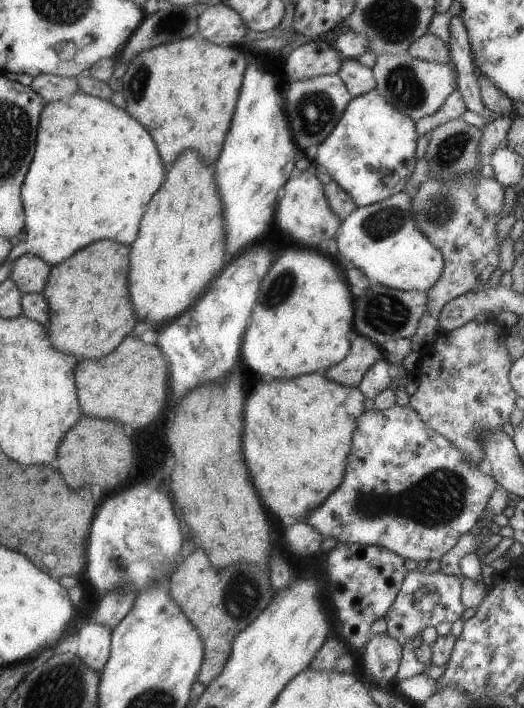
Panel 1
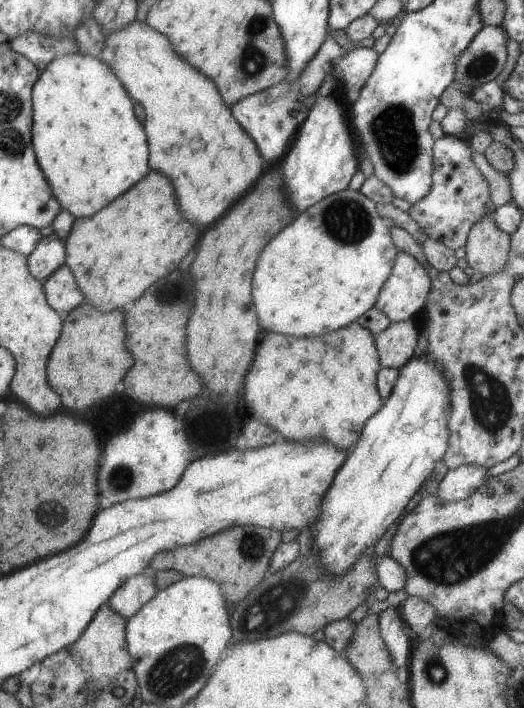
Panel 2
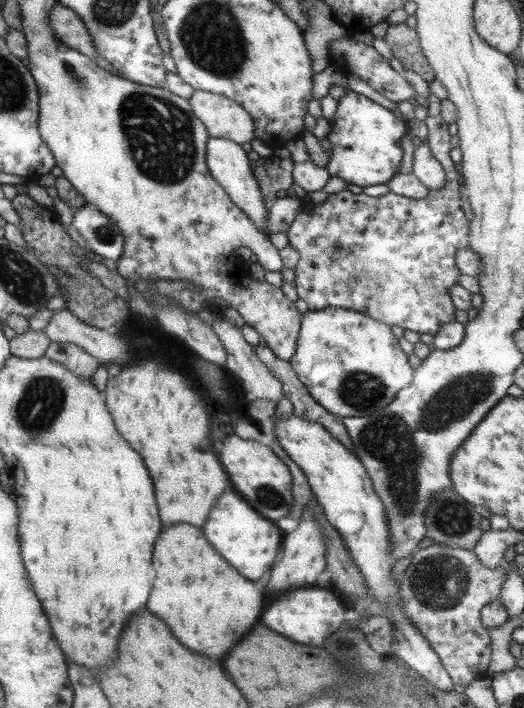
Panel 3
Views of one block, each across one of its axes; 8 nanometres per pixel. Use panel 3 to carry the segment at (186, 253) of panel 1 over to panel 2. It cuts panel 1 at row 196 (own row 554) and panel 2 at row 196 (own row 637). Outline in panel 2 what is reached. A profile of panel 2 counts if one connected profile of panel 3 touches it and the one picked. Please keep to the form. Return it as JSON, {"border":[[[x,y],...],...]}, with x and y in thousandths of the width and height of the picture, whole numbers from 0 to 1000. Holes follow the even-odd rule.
{"border":[[[250,28],[239,40],[198,51],[197,68],[185,82],[197,86],[227,112],[242,133],[273,150],[277,189],[284,209],[284,237],[323,251],[334,266],[334,282],[349,311],[361,311],[372,322],[391,322],[422,308],[437,291],[445,291],[475,263],[494,251],[502,226],[483,196],[452,175],[437,153],[418,141],[418,130],[380,99],[345,85],[323,56],[284,40],[277,31]]]}

